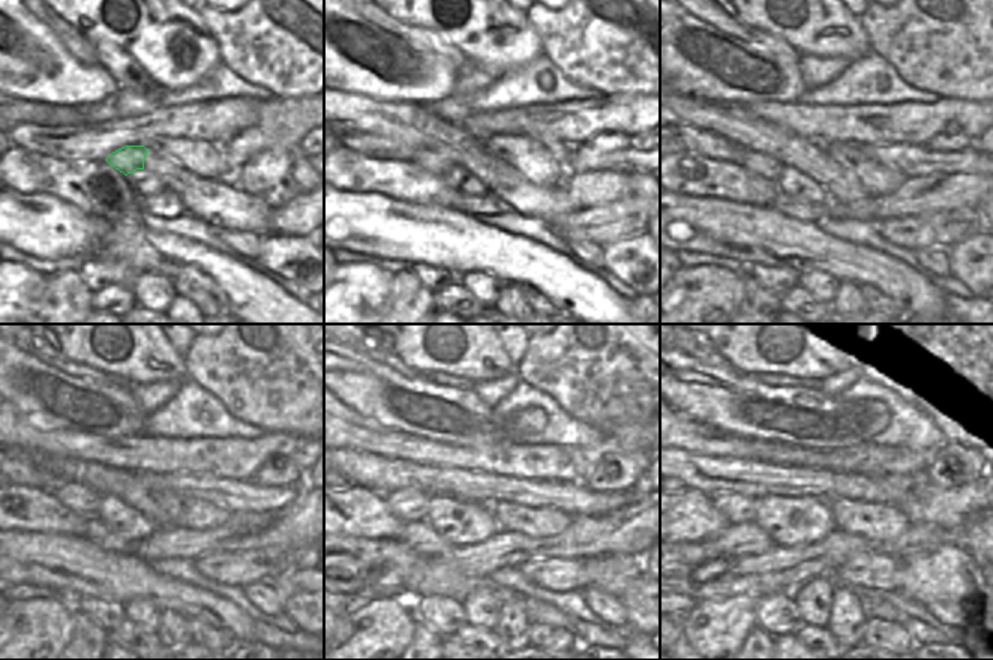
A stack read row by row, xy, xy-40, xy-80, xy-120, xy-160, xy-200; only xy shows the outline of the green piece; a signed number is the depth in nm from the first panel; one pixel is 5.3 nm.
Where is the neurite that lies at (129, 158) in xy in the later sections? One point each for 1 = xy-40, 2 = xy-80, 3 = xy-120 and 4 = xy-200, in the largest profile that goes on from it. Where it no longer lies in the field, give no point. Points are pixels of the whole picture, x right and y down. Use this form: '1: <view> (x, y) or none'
1: xy-40 (432, 162)
2: xy-80 (764, 165)
3: xy-120 (80, 498)
4: xy-200 (738, 509)

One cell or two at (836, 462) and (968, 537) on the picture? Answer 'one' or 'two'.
two

